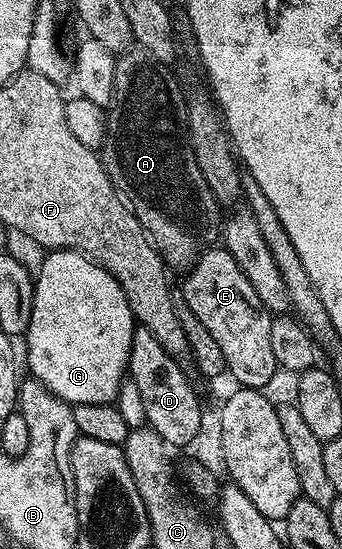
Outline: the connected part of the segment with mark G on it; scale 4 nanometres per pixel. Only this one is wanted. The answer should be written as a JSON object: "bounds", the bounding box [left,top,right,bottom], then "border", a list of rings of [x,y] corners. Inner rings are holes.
{"bounds":[23,250,135,405],"border":[[[50,250],[49,255],[41,263],[41,268],[35,271],[33,281],[33,304],[31,305],[31,325],[25,330],[23,342],[25,342],[25,355],[29,358],[28,371],[34,378],[40,380],[45,387],[51,389],[53,393],[59,396],[64,403],[76,405],[79,403],[113,403],[116,395],[121,391],[121,382],[126,382],[127,368],[129,366],[129,354],[131,353],[131,341],[135,330],[135,320],[133,318],[133,310],[127,301],[127,297],[123,293],[123,289],[119,285],[119,281],[115,281],[115,277],[111,277],[111,273],[107,273],[107,269],[103,269],[93,260],[88,259],[79,251],[55,251]]]}

